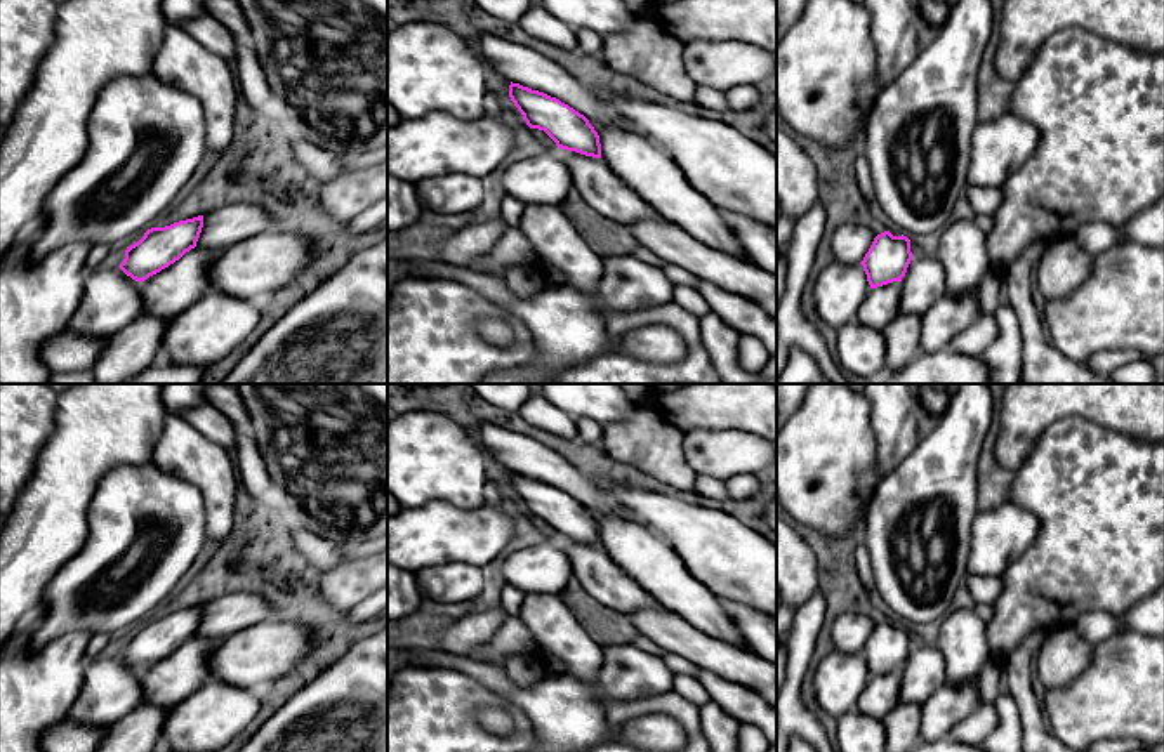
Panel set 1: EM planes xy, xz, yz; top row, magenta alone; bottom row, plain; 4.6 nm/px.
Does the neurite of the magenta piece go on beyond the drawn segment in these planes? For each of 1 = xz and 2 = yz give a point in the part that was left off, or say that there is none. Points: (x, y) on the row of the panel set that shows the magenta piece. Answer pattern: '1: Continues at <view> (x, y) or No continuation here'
1: No continuation here
2: No continuation here

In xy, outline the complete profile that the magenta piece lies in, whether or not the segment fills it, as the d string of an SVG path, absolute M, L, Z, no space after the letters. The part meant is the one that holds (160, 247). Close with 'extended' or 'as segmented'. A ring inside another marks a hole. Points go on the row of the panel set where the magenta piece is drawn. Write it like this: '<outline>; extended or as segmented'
M203 215L148 229L137 243L127 247L120 269L139 283L148 280L195 248L202 228Z; as segmented

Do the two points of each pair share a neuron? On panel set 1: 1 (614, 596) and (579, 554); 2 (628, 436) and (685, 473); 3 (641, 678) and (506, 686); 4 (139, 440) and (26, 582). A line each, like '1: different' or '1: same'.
1: same
2: same
3: same
4: same

